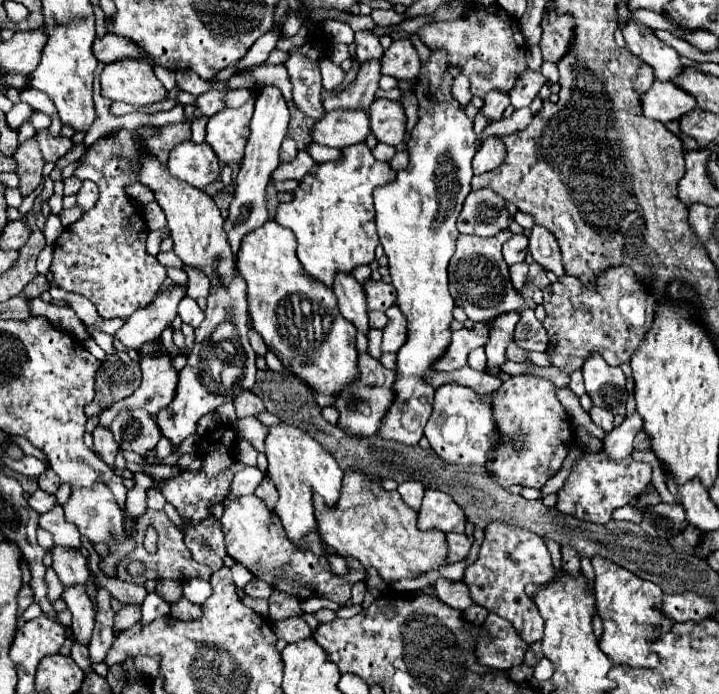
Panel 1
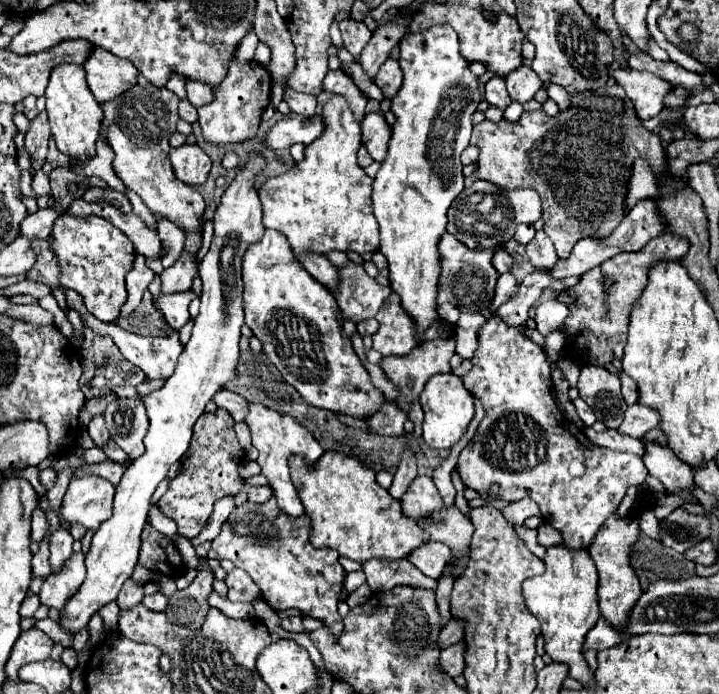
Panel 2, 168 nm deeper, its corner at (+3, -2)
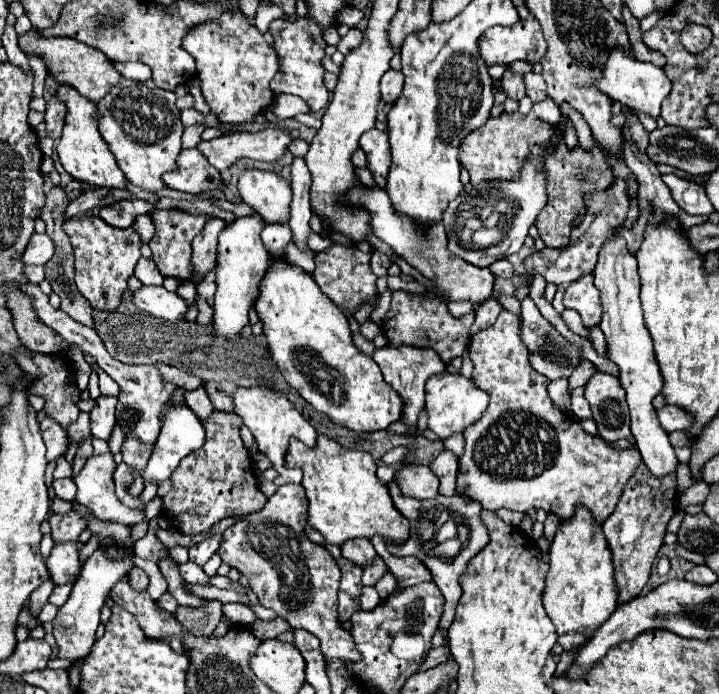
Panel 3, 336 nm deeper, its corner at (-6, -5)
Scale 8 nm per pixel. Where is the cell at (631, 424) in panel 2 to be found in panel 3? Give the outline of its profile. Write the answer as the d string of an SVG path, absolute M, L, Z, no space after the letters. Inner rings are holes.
M665 406L665 408L657 410L657 418L665 432L687 430L693 424L693 414L687 414L687 410L683 410L679 406Z

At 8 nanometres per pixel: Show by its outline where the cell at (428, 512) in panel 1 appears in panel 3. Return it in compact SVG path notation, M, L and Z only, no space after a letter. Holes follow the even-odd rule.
M405 464L395 472L393 480L399 484L405 496L411 496L417 500L435 498L439 494L437 492L439 480L425 464Z

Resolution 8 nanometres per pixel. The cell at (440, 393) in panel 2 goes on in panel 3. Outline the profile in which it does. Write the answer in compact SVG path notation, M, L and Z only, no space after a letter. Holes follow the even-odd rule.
M449 372L437 374L429 378L425 386L425 410L429 414L429 428L443 440L449 438L453 432L463 432L467 426L477 422L487 410L487 404L489 394L477 388L473 380L461 374L449 374Z

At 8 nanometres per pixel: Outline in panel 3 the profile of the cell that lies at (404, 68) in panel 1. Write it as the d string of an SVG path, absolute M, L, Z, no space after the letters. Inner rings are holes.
M389 70L383 74L381 78L381 94L383 94L383 102L393 104L403 92L403 74L397 70Z

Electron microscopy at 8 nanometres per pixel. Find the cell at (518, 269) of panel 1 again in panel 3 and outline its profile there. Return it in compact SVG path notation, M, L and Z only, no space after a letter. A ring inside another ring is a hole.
M485 300L485 302L475 310L475 322L473 322L473 328L469 330L469 338L475 336L479 330L491 326L491 324L497 320L497 316L499 316L501 310L503 310L503 308L501 308L501 304L499 304L497 300Z

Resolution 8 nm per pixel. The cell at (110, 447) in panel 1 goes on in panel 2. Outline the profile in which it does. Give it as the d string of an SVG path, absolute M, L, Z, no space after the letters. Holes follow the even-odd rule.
M96 415L96 417L90 421L88 433L90 433L90 437L92 437L92 441L94 441L96 447L100 447L100 449L106 447L110 435L108 435L108 429L106 429L106 425L104 425L104 417L102 417L102 415Z

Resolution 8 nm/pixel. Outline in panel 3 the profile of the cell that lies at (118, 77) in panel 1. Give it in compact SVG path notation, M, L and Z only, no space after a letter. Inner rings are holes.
M29 30L19 36L19 48L25 54L39 56L45 62L47 74L57 84L73 86L79 94L83 94L85 98L89 98L93 102L99 102L121 80L119 72L113 68L111 60L105 58L105 54L101 50L85 46L73 38L45 38L37 30Z

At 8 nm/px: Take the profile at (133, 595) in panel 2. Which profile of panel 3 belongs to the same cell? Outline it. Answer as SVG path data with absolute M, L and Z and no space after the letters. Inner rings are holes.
M141 568L129 570L129 584L131 584L135 590L139 590L139 592L147 590L147 584L149 584L149 580L147 580L147 574L145 574Z

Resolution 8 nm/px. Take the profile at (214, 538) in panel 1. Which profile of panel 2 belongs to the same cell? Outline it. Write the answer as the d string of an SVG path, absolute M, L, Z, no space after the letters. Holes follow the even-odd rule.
M198 557L200 569L192 585L184 591L176 591L166 607L166 615L172 623L188 629L200 629L206 613L210 609L208 605L208 593L212 591L214 573L208 563L208 557Z

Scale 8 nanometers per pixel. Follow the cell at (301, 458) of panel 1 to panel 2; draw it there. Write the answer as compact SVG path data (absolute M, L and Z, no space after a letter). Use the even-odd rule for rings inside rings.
M250 403L250 413L246 417L246 423L252 431L252 445L260 451L258 457L258 465L262 467L262 475L268 479L268 485L274 491L274 497L278 501L278 507L290 515L290 517L302 517L304 515L304 505L298 499L298 493L292 485L290 479L290 467L288 461L294 455L300 455L308 465L316 465L318 459L324 455L324 449L318 445L318 441L306 431L306 427L302 427L296 419L292 419L290 415L280 415L274 409L268 409L264 405L258 403Z

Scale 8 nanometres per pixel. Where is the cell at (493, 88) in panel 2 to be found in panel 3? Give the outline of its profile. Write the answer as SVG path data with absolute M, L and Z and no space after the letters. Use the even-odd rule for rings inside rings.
M507 70L501 78L503 82L503 90L509 98L515 98L515 100L521 100L525 96L525 82L523 82L523 76L521 74L515 74L511 70Z

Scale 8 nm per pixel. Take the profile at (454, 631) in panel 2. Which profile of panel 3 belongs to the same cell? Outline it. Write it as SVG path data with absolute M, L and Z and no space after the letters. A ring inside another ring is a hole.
M439 646L439 648L429 650L429 654L427 654L427 658L425 658L425 662L423 662L423 666L421 666L421 670L419 670L419 672L439 666L441 662L445 662L445 660L447 660L447 654L449 654L449 650L447 650L445 646Z

